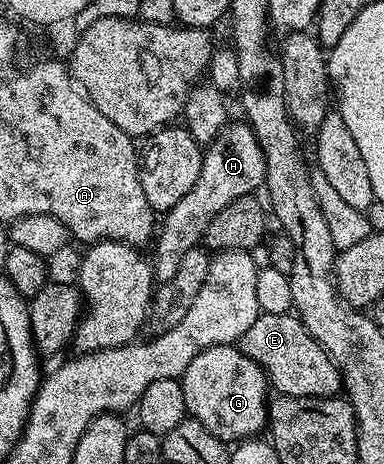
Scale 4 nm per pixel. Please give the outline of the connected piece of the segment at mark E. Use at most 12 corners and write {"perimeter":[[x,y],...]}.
{"perimeter":[[294,313],[237,343],[276,395],[334,398],[341,375]]}

